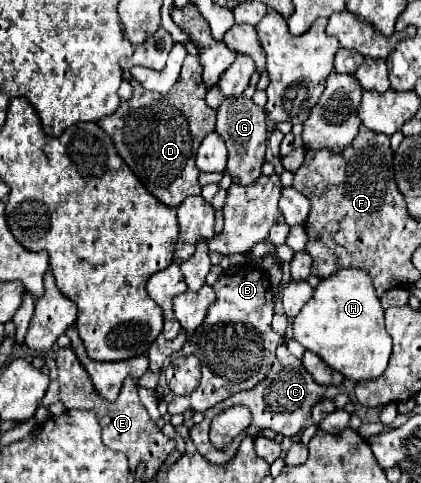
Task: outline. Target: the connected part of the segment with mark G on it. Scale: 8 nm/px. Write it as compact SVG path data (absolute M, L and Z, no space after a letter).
M226 97L222 105L218 107L218 121L216 121L216 133L224 137L228 147L228 165L226 171L232 175L236 183L252 183L260 177L260 169L266 155L266 111L252 103L252 99L246 97Z

